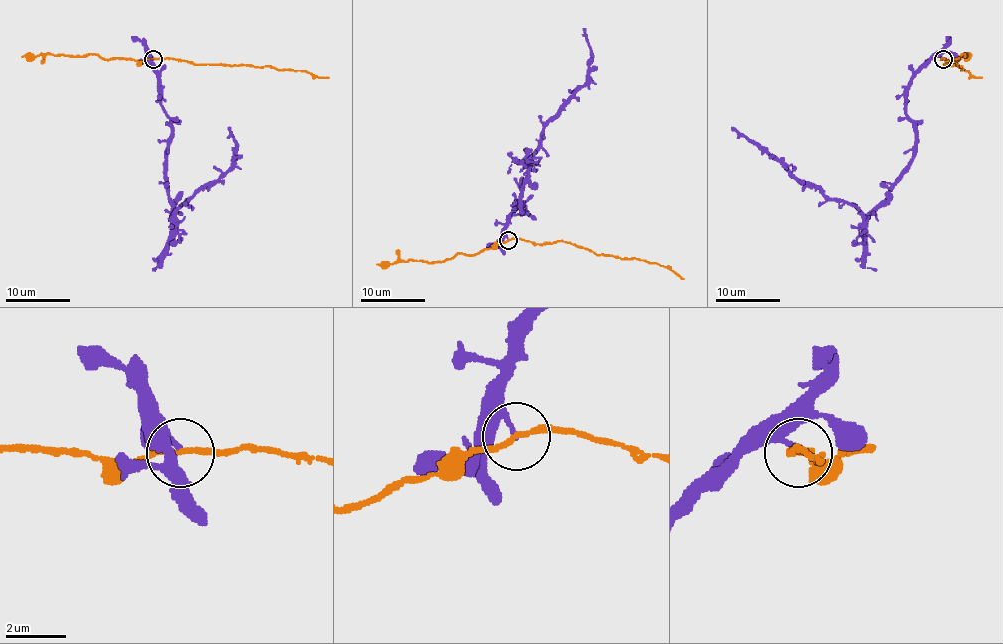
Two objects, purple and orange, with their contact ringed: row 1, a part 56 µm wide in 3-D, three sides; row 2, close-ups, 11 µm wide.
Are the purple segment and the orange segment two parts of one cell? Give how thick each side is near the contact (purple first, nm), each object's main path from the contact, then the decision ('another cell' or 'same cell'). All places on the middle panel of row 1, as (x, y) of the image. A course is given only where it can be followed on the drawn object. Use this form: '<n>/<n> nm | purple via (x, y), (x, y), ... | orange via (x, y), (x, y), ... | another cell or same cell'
160/180 nm | purple via (508, 240), (506, 219), (516, 203), (527, 211), (522, 186), (543, 126), (584, 84), (590, 47), (582, 29) | orange via (508, 240), (522, 238), (535, 243), (569, 242), (597, 255), (657, 263), (683, 279) | another cell

